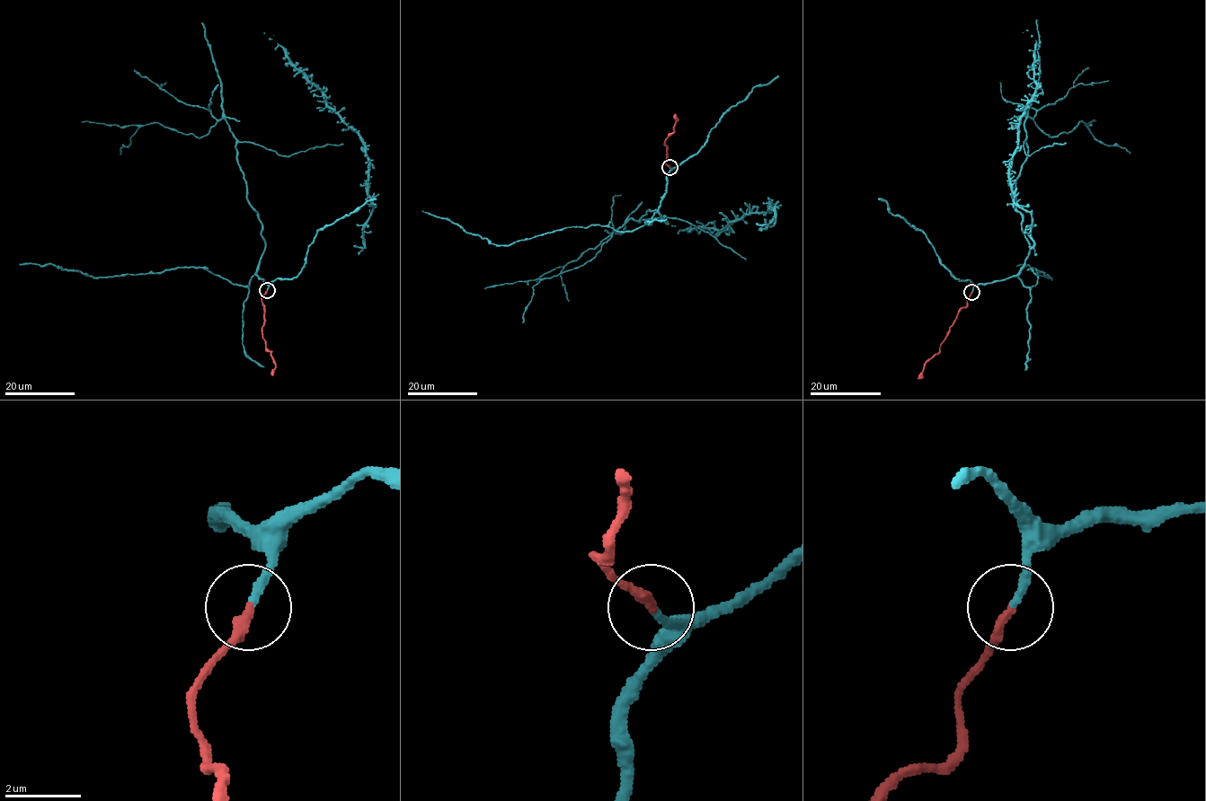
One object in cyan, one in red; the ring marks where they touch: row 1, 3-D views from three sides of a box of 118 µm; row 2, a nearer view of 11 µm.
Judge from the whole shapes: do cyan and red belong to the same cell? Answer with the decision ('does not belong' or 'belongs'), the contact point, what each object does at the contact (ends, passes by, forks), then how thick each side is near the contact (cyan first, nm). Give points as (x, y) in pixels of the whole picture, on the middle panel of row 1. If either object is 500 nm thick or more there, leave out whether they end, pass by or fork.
belongs; place (669, 167); cyan ends; red ends; calibres 200 and 280 nm

